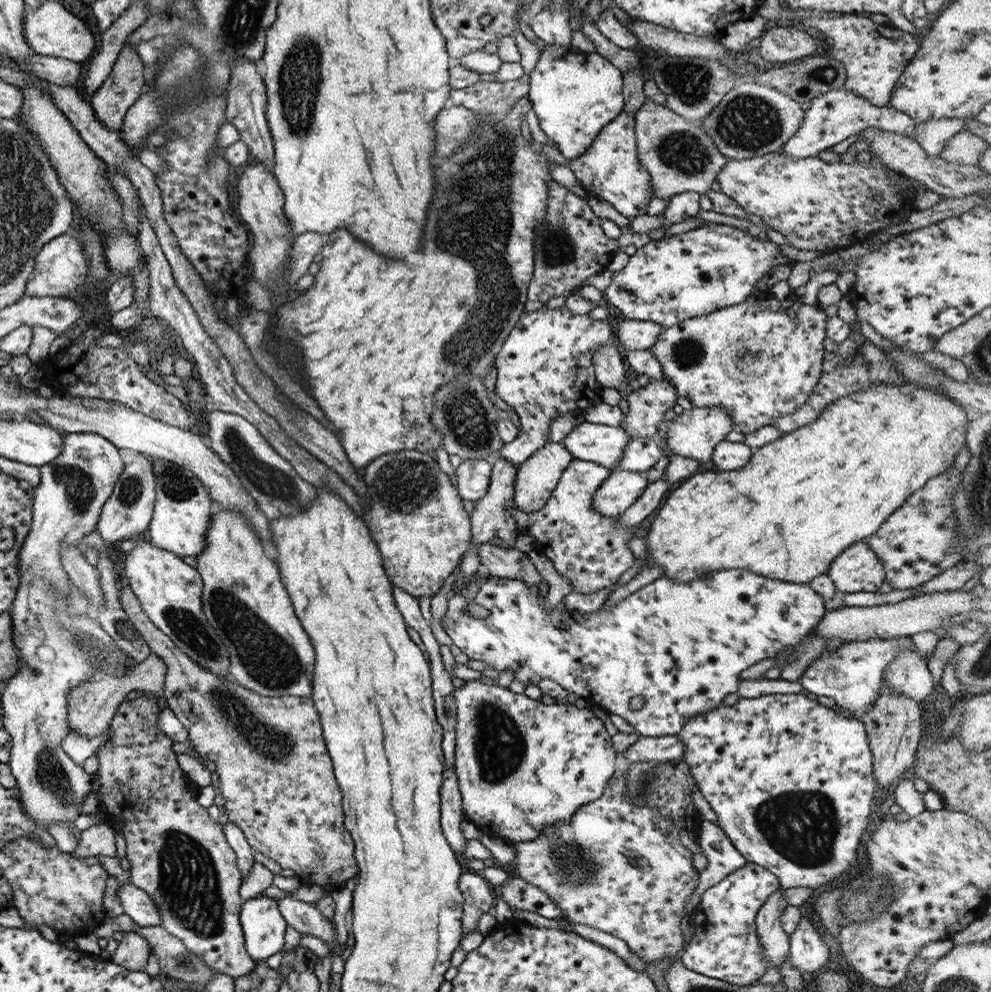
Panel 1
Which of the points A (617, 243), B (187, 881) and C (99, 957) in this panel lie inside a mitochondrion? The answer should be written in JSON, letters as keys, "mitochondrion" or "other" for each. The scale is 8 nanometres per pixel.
{"A":"other","B":"mitochondrion","C":"other"}

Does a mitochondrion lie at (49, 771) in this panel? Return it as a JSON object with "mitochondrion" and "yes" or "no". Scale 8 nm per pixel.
{"mitochondrion":"yes"}

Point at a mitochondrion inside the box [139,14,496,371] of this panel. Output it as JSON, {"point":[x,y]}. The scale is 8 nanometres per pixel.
{"point":[299,79]}

